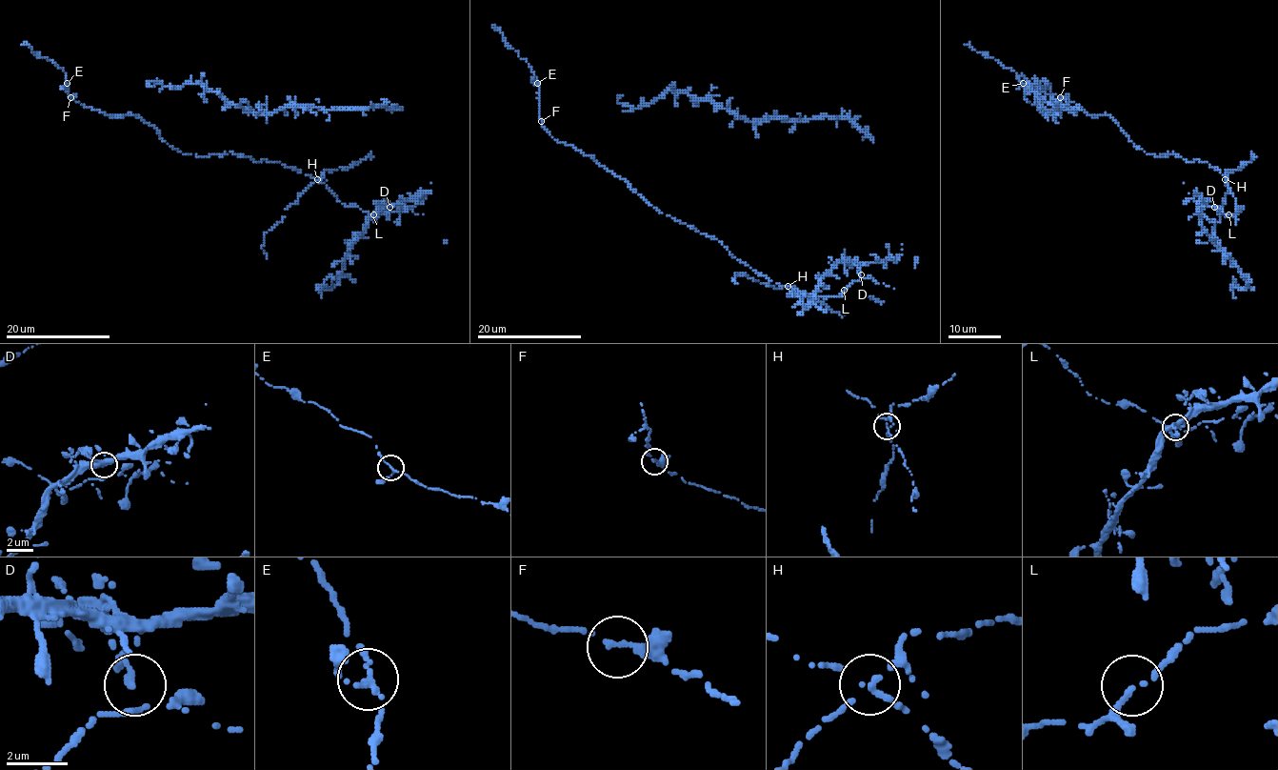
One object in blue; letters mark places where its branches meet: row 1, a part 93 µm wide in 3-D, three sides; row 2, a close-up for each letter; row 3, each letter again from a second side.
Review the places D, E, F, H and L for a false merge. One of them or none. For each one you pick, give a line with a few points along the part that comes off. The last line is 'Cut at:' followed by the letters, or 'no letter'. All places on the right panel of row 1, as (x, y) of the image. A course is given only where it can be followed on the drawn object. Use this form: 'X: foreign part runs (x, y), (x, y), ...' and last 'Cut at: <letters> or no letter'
Cut at: H

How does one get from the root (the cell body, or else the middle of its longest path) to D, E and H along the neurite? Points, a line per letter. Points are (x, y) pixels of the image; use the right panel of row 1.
D: (1150, 154), (1172, 152), (1217, 168), (1236, 206), (1228, 216), (1214, 207)
E: (1150, 154), (1134, 147), (1108, 115), (1091, 117), (1067, 99), (1035, 91), (1023, 83)
H: (1150, 154), (1161, 156), (1172, 152), (1187, 161), (1208, 161), (1225, 175), (1225, 179)

